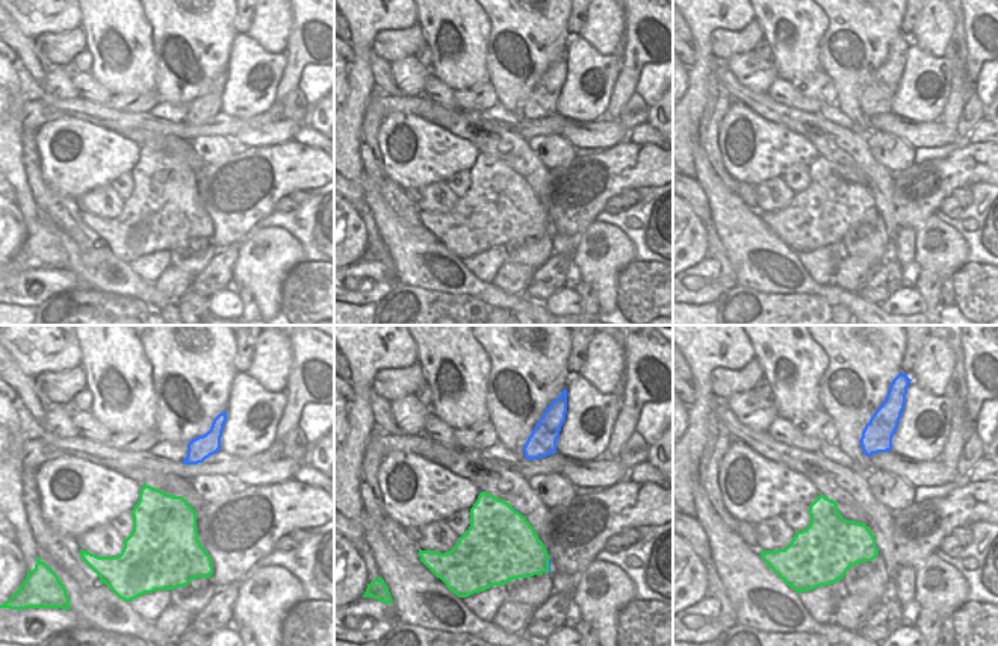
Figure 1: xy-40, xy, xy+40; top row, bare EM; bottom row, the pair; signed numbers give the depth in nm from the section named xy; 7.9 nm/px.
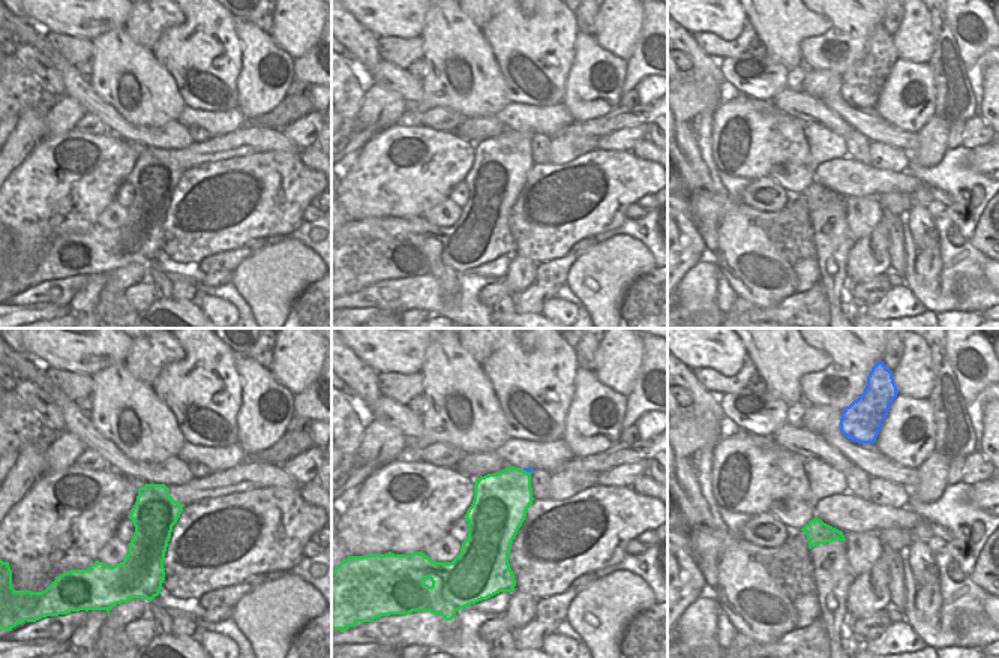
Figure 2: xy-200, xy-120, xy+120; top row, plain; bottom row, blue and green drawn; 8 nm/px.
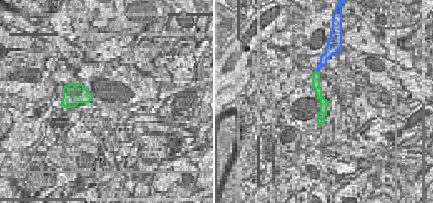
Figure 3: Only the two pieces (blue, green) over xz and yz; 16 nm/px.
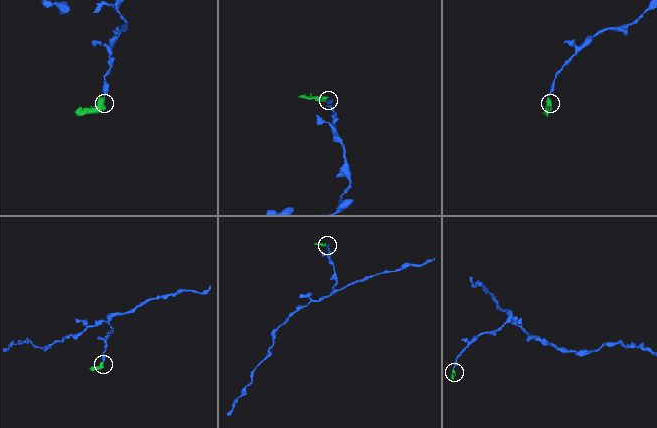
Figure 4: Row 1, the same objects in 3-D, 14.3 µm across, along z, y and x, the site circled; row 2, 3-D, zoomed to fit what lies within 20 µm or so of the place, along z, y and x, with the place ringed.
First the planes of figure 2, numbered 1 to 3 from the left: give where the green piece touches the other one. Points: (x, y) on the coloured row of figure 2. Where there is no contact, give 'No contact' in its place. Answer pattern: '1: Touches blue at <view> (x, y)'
1: No contact
2: Touches blue at xy-120 (527, 471)
3: No contact

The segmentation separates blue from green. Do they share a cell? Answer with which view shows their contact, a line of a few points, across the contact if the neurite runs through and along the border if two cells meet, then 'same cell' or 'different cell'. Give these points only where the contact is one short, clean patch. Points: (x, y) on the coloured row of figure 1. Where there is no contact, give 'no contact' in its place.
contact in xy; same cell

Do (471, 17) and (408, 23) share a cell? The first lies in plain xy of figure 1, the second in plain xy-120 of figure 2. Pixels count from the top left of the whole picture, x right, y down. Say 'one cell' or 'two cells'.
two cells

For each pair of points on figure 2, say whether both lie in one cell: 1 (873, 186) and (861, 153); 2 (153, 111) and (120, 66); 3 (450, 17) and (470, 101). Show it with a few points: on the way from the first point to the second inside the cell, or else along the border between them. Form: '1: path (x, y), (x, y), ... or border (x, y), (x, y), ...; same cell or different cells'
1: border (848, 156), (869, 165); different cells
2: path (150, 98), (134, 71); same cell
3: path (450, 38), (452, 44), (473, 65), (474, 80); same cell

